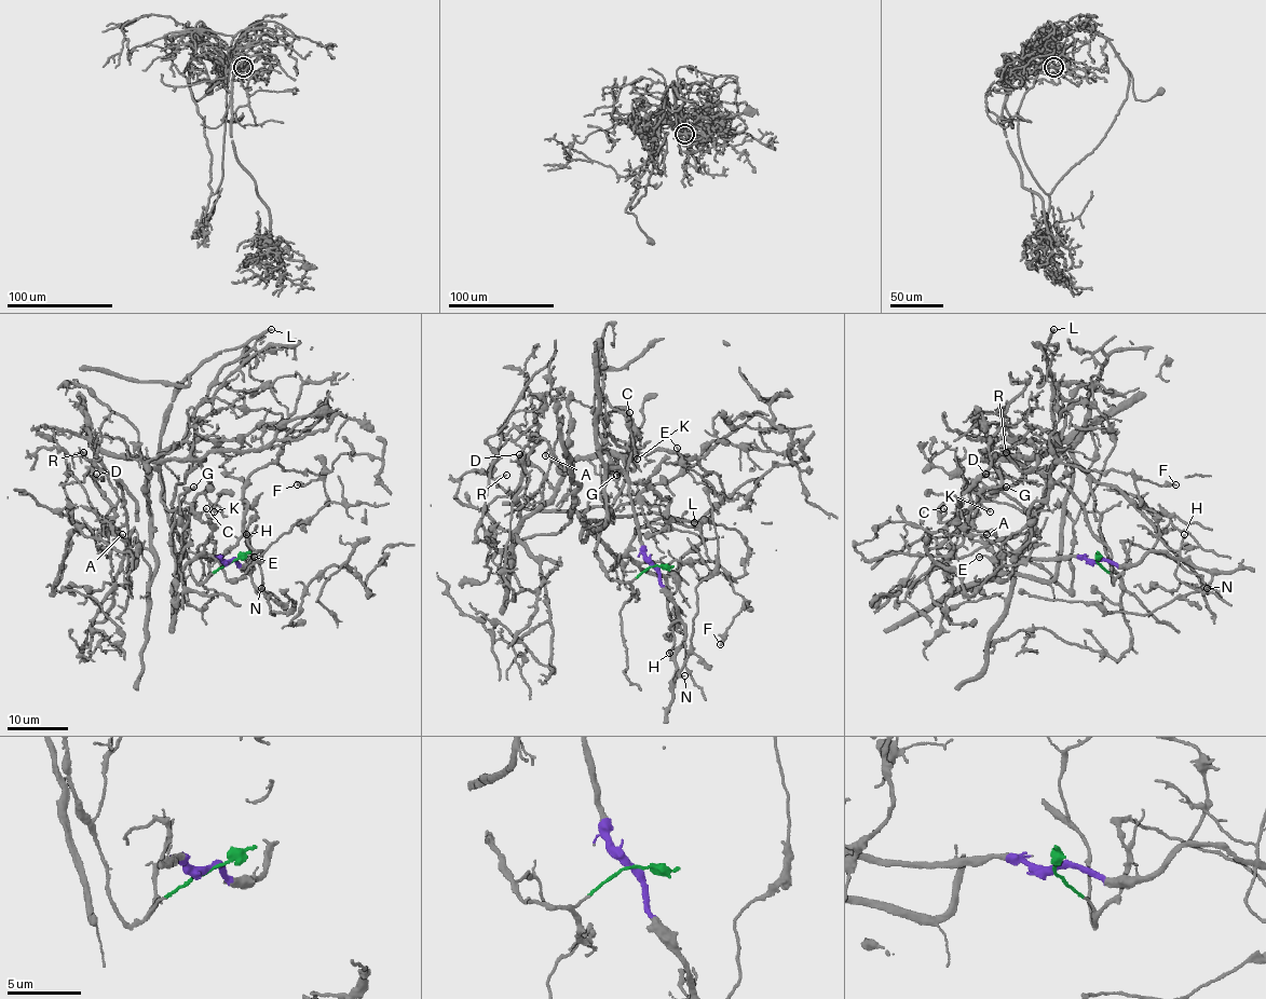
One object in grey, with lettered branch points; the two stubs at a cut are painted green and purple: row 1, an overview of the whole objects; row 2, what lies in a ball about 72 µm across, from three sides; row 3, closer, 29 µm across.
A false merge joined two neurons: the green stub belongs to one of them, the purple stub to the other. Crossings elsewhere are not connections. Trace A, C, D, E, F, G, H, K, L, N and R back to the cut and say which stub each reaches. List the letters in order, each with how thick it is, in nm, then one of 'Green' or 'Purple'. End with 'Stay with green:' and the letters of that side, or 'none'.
A: Thickness 140 nm. Green
C: Thickness 120 nm. Purple
D: Thickness 160 nm. Green
E: Thickness 140 nm. Purple
F: Thickness 240 nm. Purple
G: Thickness 110 nm. Green
H: Thickness 200 nm. Purple
K: Thickness 110 nm. Green
L: Thickness 320 nm. Purple
N: Thickness 190 nm. Purple
R: Thickness 120 nm. Green
Stay with green: A, D, G, K, R

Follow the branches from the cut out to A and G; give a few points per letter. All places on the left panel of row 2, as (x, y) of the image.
A: (231, 561), (198, 583), (174, 527), (175, 488), (202, 459), (99, 450), (92, 477), (122, 534)
G: (231, 561), (198, 583), (190, 572), (172, 505), (204, 461), (212, 484), (186, 523), (178, 497), (193, 486)

